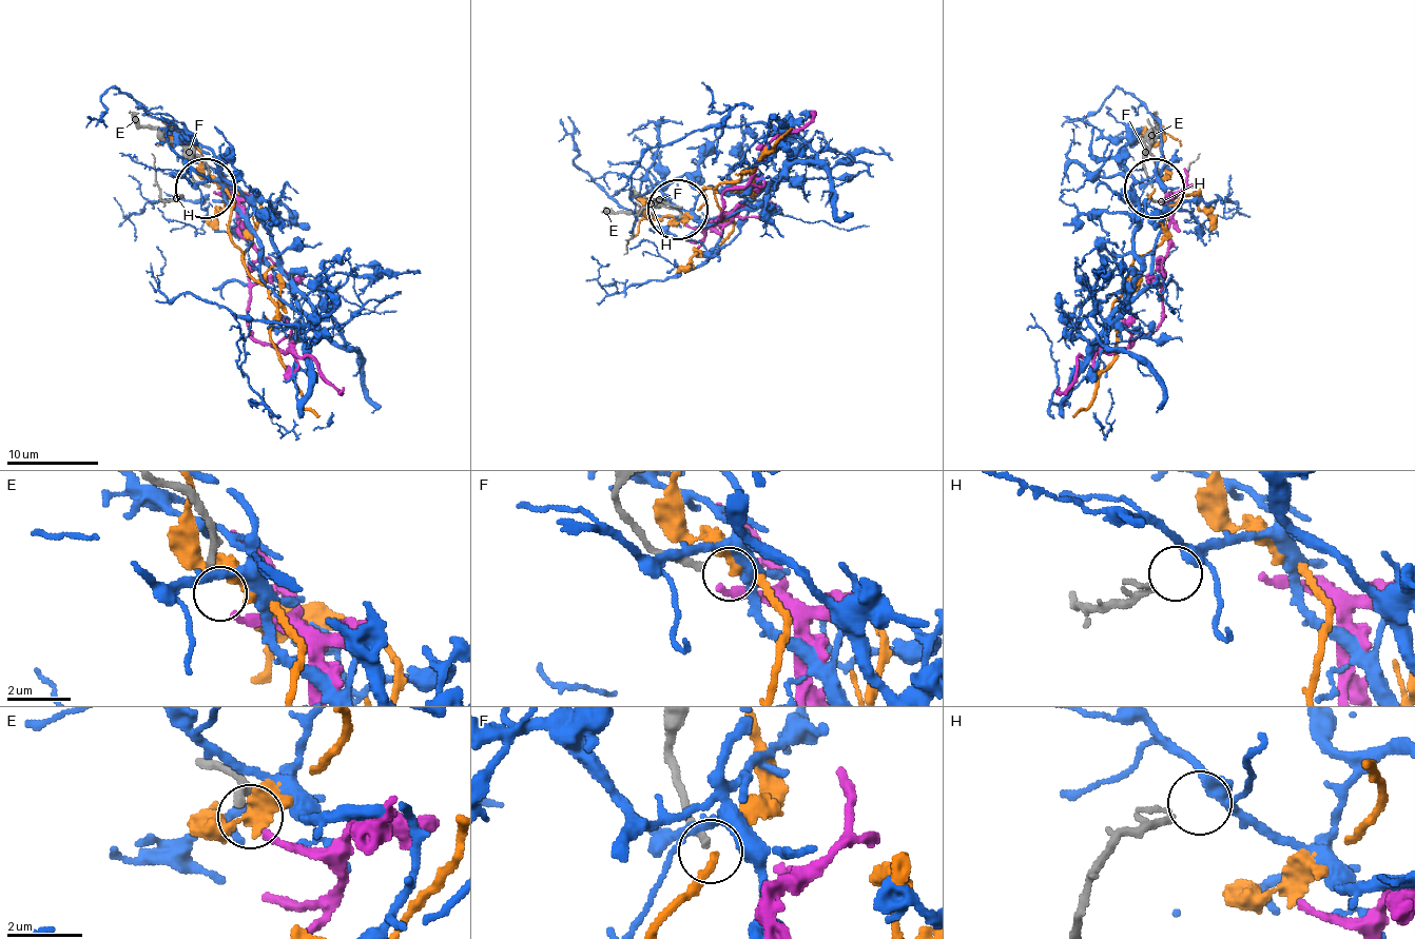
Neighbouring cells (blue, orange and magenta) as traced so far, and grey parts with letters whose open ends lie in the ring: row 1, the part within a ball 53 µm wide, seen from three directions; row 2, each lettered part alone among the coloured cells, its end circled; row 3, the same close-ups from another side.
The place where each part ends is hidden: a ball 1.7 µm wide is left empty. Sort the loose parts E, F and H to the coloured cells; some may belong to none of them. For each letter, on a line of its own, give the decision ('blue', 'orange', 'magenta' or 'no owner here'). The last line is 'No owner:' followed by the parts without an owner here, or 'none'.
E: magenta
F: no owner here
H: blue
No owner: F

